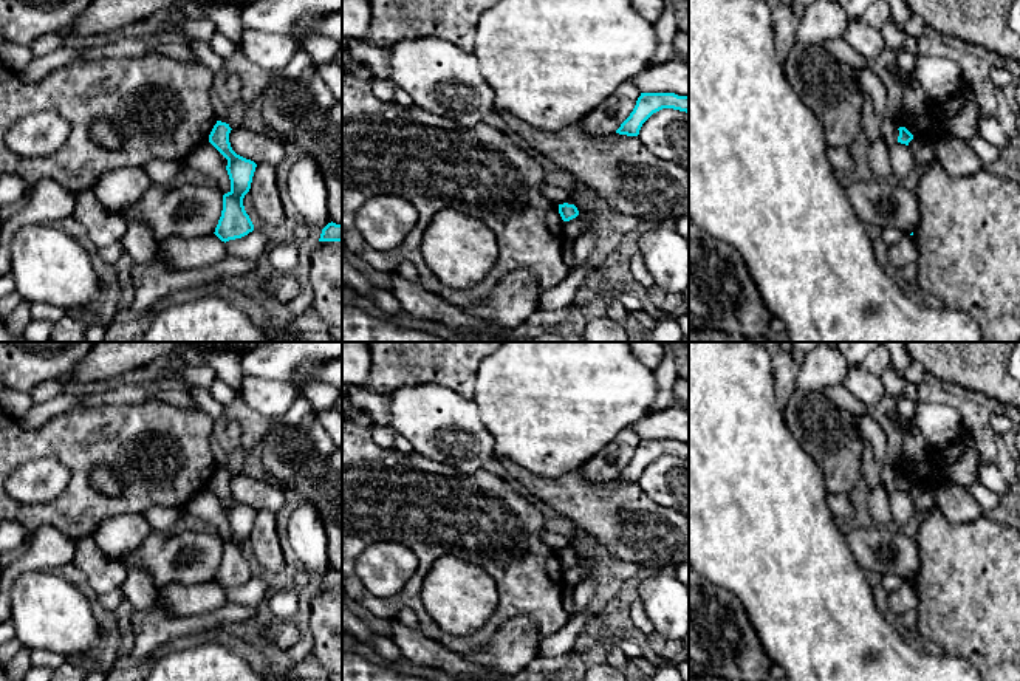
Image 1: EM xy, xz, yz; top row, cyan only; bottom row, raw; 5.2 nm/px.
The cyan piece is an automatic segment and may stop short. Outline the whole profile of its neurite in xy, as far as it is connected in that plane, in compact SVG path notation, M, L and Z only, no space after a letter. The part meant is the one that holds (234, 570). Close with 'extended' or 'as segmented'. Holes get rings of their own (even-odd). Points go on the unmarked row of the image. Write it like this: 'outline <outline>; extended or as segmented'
outline M217 467L209 481L209 489L228 506L226 517L231 526L231 537L223 542L221 563L214 579L224 590L254 577L243 545L251 536L257 511L232 497L229 489L231 477L229 471Z; as segmented

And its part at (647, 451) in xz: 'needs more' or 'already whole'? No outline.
already whole

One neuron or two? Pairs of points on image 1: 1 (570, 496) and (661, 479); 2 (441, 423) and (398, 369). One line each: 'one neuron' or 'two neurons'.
1: two neurons
2: two neurons

